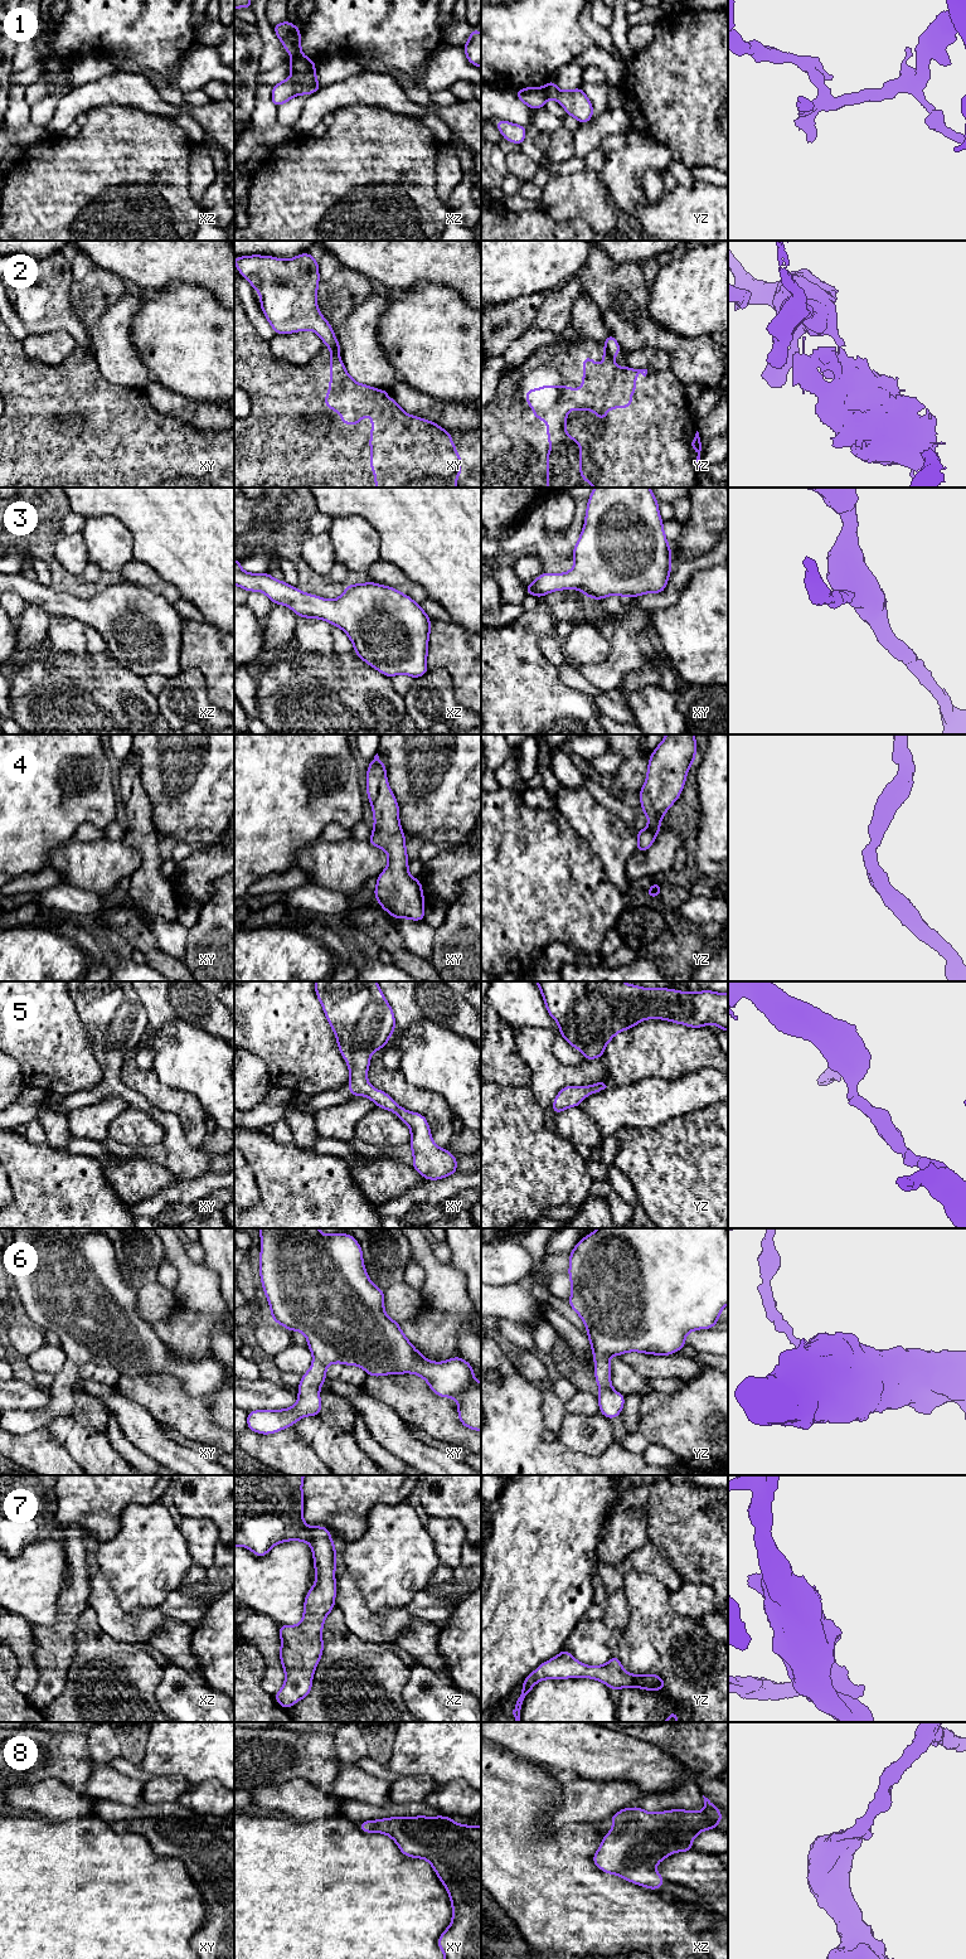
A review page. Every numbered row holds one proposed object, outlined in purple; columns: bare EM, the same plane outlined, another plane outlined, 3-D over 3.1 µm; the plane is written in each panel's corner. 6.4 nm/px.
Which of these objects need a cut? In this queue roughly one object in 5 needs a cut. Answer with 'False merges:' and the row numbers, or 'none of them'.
False merges: 1, 2

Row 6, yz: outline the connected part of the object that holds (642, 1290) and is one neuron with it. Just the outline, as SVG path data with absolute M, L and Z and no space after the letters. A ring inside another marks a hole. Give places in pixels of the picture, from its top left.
M598 1228L579 1240L569 1254L569 1270L572 1293L569 1305L582 1318L594 1359L594 1378L599 1387L599 1414L612 1420L621 1415L625 1396L611 1386L611 1356L622 1356L626 1352L640 1352L655 1356L670 1356L686 1345L685 1335L698 1329L710 1329L719 1320L722 1309L728 1304L728 1231L725 1228Z

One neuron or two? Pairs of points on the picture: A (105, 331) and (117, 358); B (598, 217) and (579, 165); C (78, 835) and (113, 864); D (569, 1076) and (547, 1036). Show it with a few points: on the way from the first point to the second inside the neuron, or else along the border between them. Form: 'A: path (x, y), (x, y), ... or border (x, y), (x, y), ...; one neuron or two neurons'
A: path (111, 338), (113, 352); one neuron
B: border (586, 168), (574, 173), (554, 173), (552, 175); two neurons
C: border (106, 838), (88, 842), (73, 839); two neurons
D: path (558, 1070), (547, 1058), (547, 1047); one neuron

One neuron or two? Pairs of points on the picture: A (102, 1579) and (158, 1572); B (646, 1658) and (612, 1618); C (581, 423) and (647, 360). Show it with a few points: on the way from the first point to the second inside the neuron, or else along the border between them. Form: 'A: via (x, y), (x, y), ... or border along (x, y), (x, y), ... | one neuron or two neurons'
A: border along (98, 1566), (110, 1575), (110, 1584), (120, 1605) | two neurons
B: border along (627, 1601), (627, 1625), (615, 1650) | two neurons
C: border along (647, 368), (654, 371), (669, 369) | two neurons

